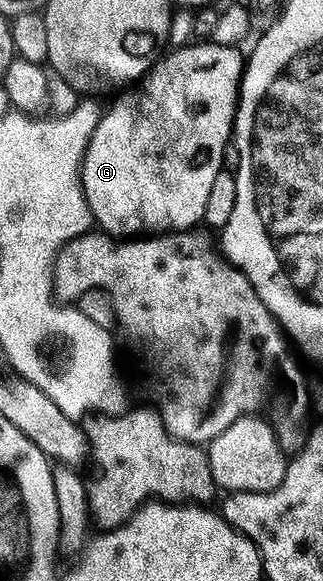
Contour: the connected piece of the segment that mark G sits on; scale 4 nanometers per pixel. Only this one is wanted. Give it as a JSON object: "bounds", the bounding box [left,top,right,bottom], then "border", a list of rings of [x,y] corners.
{"bounds":[80,40,244,236],"border":[[[198,40],[195,46],[192,44],[179,45],[171,49],[171,54],[159,57],[158,61],[150,67],[148,73],[141,79],[139,90],[118,98],[109,107],[105,107],[104,113],[98,119],[94,131],[86,144],[86,150],[82,156],[80,179],[82,182],[82,195],[90,209],[90,217],[98,222],[103,231],[111,236],[138,236],[143,232],[177,232],[197,227],[206,217],[206,204],[208,192],[212,192],[212,184],[216,176],[222,171],[222,157],[226,147],[231,145],[234,132],[234,117],[238,111],[238,89],[242,83],[242,71],[244,69],[244,54],[238,46],[225,46],[213,40]]]}

